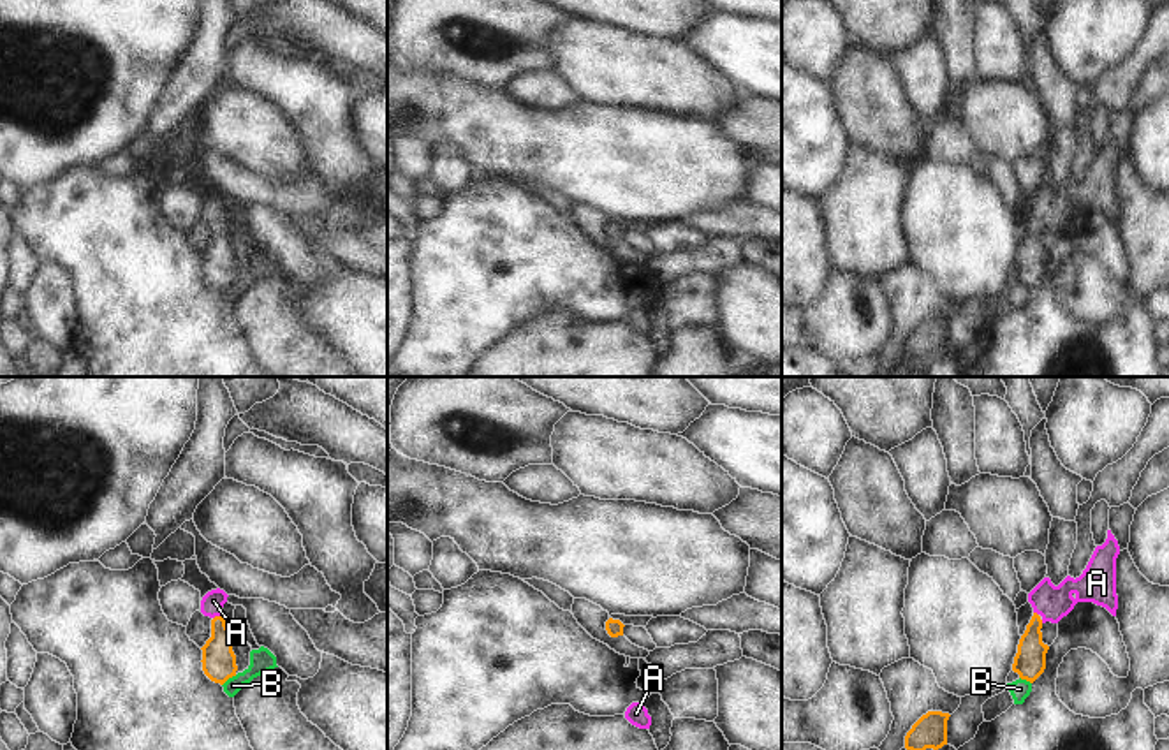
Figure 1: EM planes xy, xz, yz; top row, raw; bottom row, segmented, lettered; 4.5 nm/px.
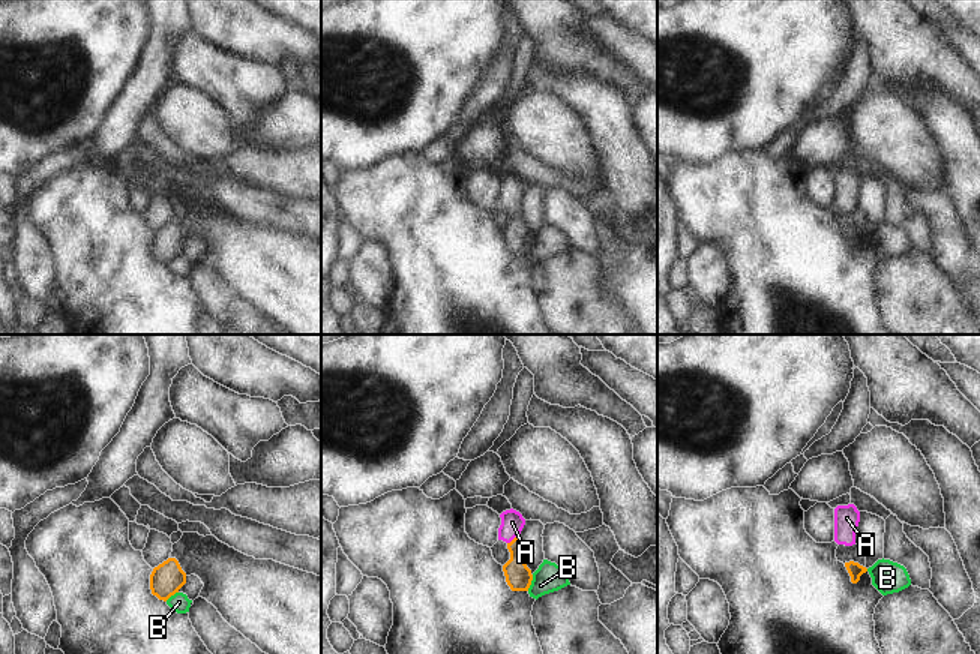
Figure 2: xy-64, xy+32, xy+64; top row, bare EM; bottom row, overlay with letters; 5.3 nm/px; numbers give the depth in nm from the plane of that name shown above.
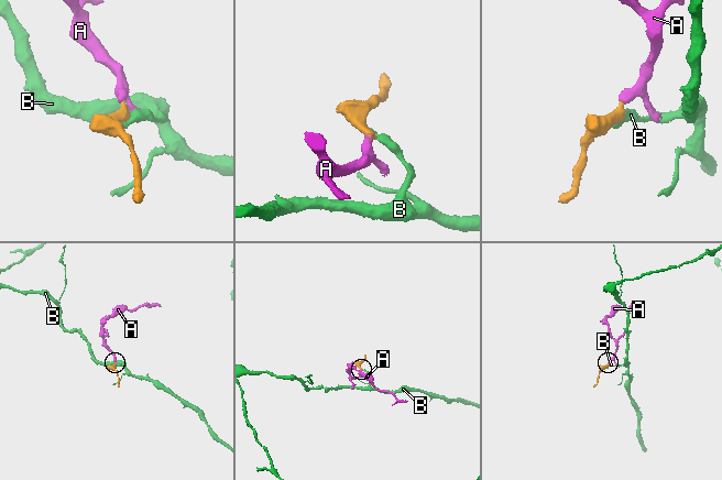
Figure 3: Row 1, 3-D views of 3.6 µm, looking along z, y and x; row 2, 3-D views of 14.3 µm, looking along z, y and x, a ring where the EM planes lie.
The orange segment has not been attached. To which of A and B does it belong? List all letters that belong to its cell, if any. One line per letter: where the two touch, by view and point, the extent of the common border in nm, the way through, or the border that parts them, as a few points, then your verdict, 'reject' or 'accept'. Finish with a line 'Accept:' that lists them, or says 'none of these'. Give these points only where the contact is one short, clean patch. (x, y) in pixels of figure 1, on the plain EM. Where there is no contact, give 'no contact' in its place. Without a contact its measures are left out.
A: contact xy (217, 222); length 50 nm; way xy (219, 268), (217, 222), (213, 206); accept
B: contact xy (229, 282); length 90 nm; border xy (236, 280), (222, 291); reject
Accept: A

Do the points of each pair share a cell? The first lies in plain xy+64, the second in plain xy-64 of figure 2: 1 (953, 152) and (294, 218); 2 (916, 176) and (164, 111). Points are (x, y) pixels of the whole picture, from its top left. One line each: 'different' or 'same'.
1: different
2: same

